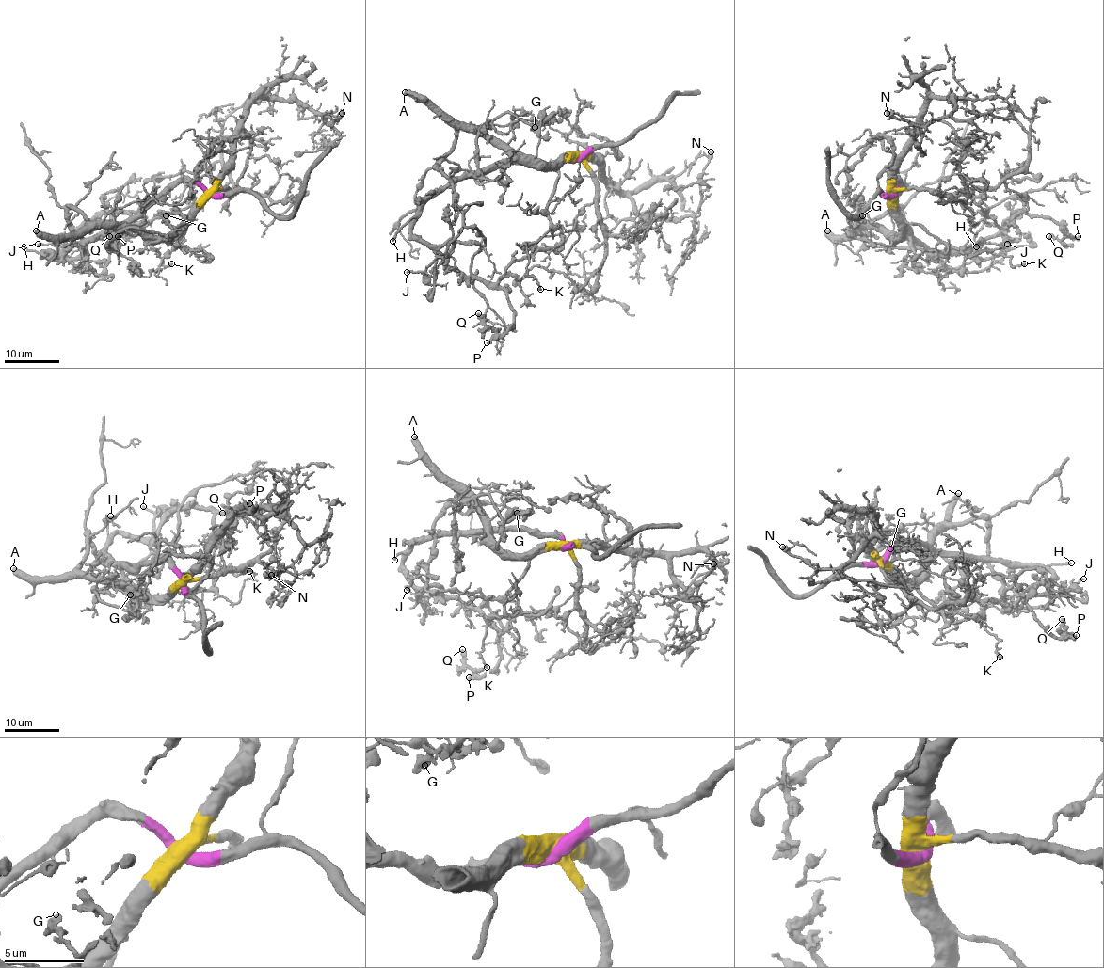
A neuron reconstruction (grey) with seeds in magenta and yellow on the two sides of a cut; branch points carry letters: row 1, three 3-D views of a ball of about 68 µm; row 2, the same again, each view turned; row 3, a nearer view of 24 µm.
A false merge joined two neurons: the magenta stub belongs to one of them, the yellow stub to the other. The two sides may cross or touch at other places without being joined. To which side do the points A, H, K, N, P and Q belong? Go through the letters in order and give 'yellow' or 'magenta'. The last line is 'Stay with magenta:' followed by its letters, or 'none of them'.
A: yellow
H: magenta
K: yellow
N: yellow
P: magenta
Q: magenta
Stay with magenta: H, P, Q

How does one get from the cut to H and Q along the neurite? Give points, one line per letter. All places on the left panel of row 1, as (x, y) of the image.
H: (210, 194), (191, 182), (178, 182), (165, 187), (132, 216), (60, 252), (28, 250), (24, 246)
Q: (210, 194), (178, 182), (42, 252), (73, 259), (103, 214), (144, 219), (108, 237)

